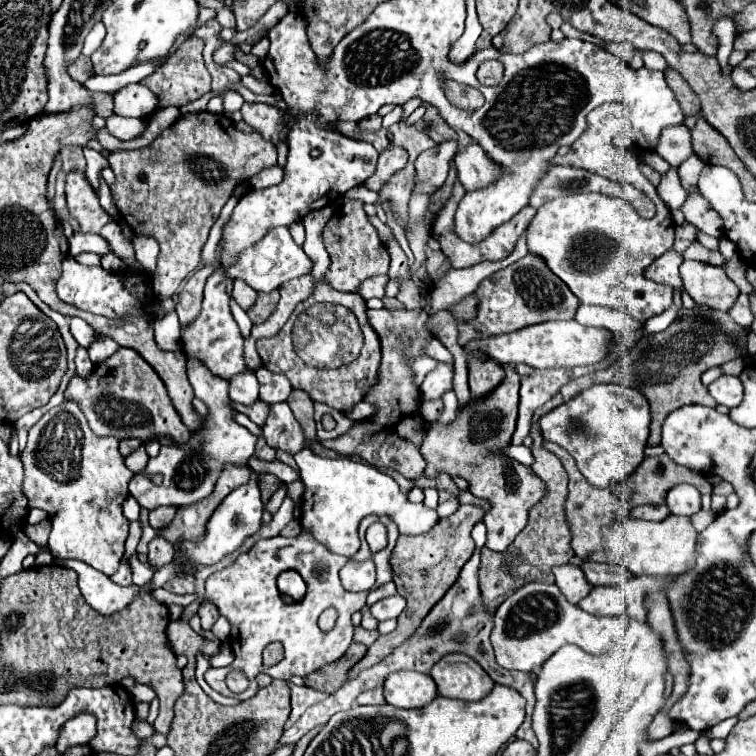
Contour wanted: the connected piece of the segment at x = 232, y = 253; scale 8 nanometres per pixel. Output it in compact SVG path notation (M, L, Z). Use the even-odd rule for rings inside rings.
M290 127L284 179L278 185L266 189L252 189L252 193L248 191L234 207L234 213L230 215L226 225L222 227L222 267L234 265L244 249L260 243L264 235L274 227L290 225L306 217L310 211L336 201L336 197L344 195L348 189L362 185L364 179L368 179L376 169L376 163L354 163L354 155L320 153L320 157L312 157L312 149L318 149L318 145L294 145L294 127Z

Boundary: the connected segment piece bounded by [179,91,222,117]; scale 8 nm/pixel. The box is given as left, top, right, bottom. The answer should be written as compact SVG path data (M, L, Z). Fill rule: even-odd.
M210 91L206 94L204 94L200 99L189 103L185 106L180 107L180 115L179 117L182 117L182 115L192 114L192 113L199 113L202 111L206 111L206 106L208 101L215 97L216 95L222 95L221 91Z

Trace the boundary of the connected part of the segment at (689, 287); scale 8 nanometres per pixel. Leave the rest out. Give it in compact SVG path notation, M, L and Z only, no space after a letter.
M684 261L680 265L684 291L698 303L712 309L728 311L738 297L738 287L726 275L724 267L710 267L706 263Z

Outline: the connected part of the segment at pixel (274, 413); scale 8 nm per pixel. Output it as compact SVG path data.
M286 403L268 405L270 413L264 423L264 437L270 447L298 453L304 449L304 433Z

